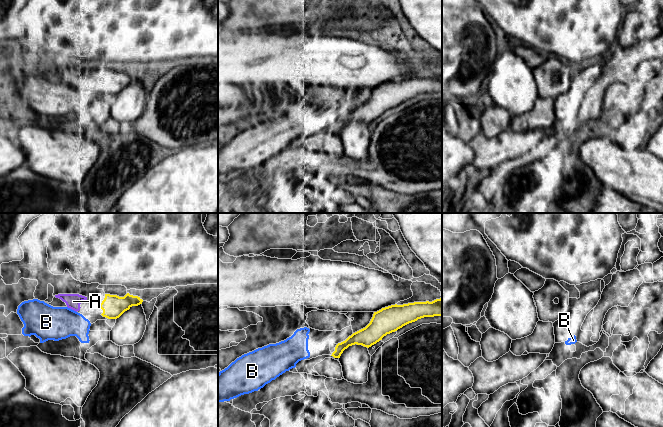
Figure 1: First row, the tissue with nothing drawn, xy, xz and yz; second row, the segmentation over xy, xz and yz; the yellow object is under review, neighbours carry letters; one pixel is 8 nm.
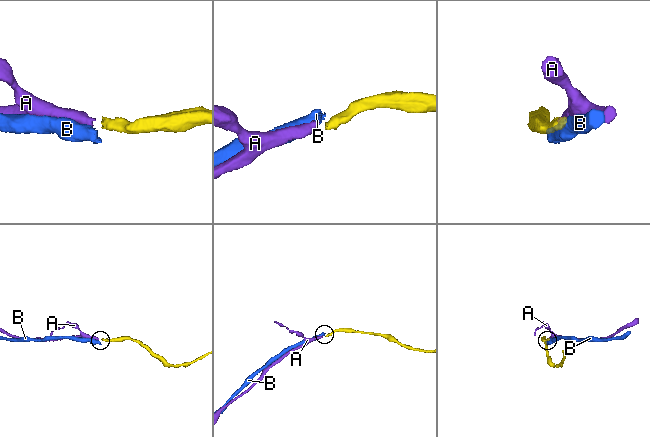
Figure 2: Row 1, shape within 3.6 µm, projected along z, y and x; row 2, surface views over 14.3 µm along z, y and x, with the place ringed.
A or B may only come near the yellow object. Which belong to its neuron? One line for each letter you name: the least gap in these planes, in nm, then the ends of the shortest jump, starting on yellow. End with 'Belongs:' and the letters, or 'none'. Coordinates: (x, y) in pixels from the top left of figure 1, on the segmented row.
A: gap 110 nm; span xy (99, 305), (86, 299)
Belongs: A

